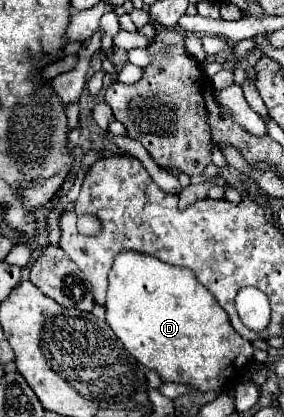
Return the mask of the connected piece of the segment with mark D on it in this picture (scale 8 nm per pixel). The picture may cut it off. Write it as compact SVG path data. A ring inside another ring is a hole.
M121 252L115 258L115 264L109 272L109 290L107 290L107 324L123 342L127 352L135 356L143 366L155 370L161 376L161 382L179 382L193 386L199 392L231 390L243 374L247 372L253 360L253 346L241 338L229 322L227 312L215 302L213 294L195 278L187 268L173 266L147 256L141 252Z

